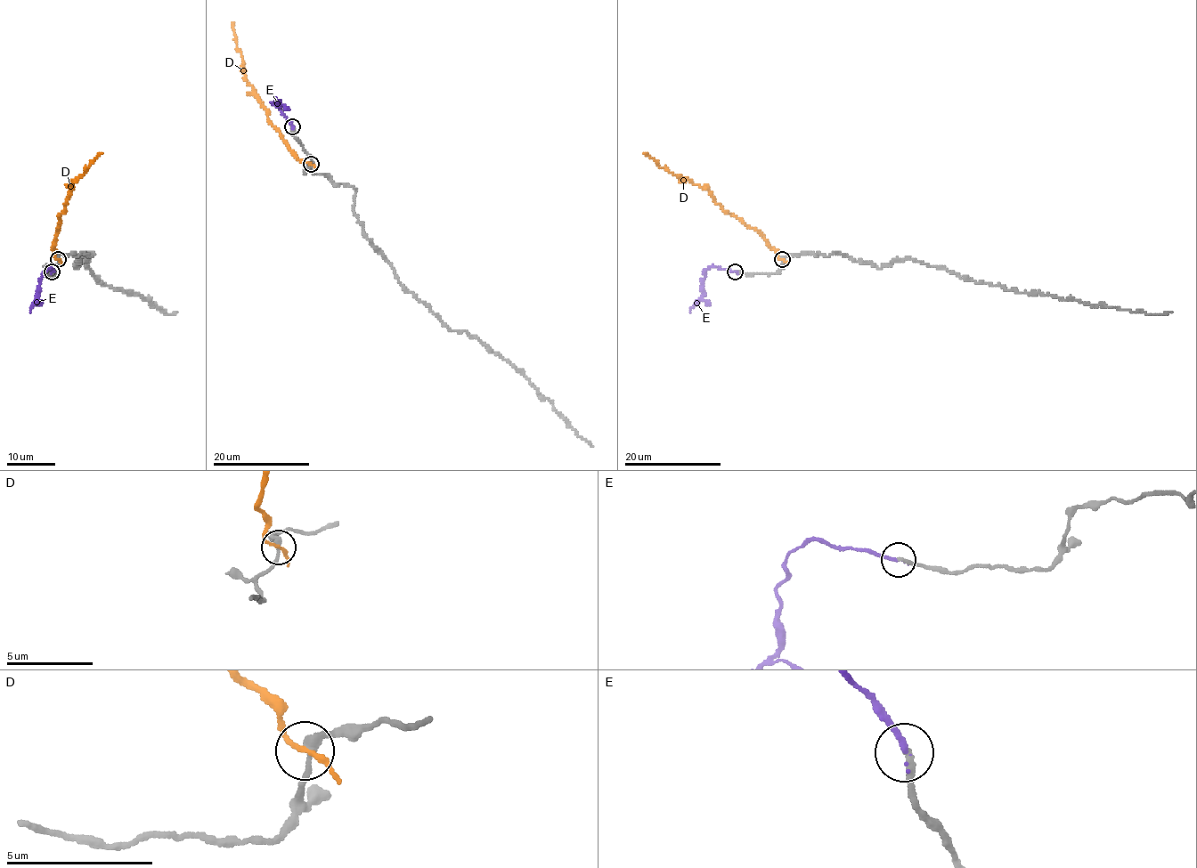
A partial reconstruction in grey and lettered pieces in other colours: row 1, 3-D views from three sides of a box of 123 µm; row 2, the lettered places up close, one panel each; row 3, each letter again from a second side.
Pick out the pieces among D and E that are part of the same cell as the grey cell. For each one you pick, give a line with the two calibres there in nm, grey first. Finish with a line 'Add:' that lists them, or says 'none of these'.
E: 240 nm thick on the grey side, 190 nm on the other
Add: E

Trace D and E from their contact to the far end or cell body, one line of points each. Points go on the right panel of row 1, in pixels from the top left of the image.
D: (782, 260), (760, 231), (728, 214), (708, 190), (659, 166), (644, 152)
E: (736, 271), (712, 265), (707, 268), (701, 279), (703, 297), (689, 312)

